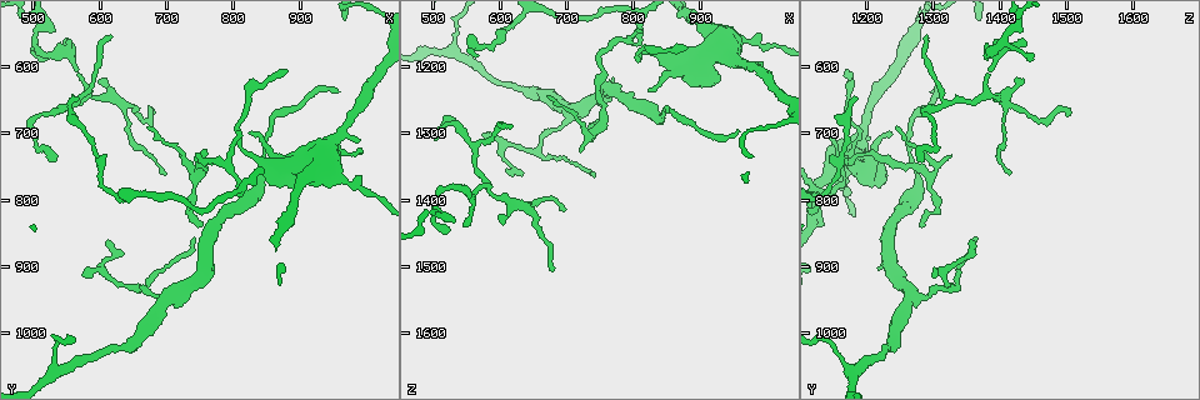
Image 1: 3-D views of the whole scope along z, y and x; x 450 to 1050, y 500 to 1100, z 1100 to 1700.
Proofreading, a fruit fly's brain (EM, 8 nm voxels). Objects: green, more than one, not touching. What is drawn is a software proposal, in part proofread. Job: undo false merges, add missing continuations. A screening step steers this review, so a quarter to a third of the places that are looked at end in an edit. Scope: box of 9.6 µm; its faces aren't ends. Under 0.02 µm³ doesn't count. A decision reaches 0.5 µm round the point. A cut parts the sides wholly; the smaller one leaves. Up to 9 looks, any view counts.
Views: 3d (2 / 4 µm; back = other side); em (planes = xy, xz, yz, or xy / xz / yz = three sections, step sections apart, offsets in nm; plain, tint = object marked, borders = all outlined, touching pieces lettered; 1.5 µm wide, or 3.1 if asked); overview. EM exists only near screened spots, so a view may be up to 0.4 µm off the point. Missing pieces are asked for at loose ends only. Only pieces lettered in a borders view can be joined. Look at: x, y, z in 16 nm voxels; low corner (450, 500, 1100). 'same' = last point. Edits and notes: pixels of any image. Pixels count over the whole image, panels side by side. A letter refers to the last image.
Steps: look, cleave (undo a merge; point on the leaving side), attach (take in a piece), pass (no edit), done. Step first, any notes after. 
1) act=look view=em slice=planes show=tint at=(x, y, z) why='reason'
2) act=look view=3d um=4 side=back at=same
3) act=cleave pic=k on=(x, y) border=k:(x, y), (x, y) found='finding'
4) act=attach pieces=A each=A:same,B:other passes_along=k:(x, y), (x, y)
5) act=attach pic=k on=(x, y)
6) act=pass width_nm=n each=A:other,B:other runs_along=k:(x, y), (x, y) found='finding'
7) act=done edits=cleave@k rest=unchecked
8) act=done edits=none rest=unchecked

act=look view=3d um=2 side=back at=(565, 650, 1185) why='tapers out'

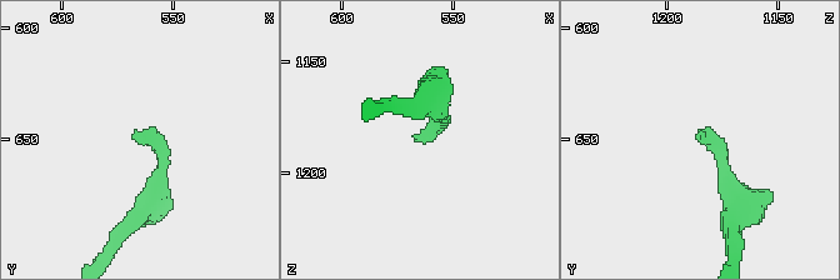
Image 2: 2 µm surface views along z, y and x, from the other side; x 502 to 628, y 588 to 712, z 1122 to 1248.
act=look view=em slice=yz step=4 show=borders at=(569, 648, 1181)

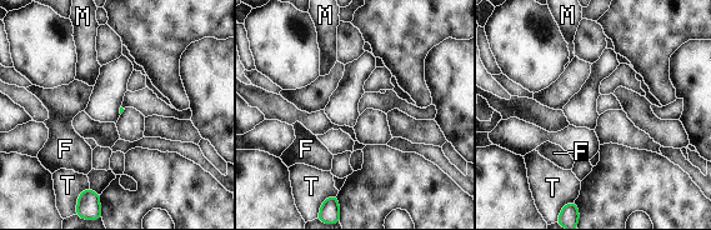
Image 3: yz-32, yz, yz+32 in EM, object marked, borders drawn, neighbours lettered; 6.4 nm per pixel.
act=look view=em slice=planes show=borders at=same why='another direction'

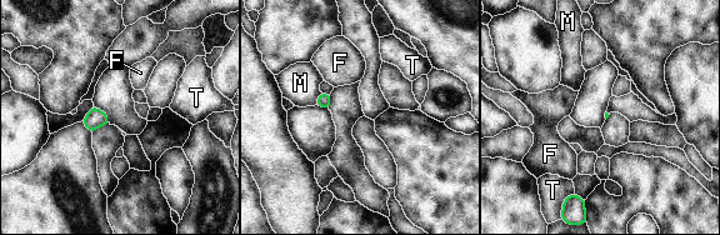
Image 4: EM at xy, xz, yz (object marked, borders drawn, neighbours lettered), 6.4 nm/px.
act=pass each=F:other,M:other,T:other border=4:(321, 93), (315, 104) found='no lettered piece goes on from it'

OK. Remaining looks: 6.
act=look view=em slice=planes show=borders at=(825, 700, 1235) why='thin end'

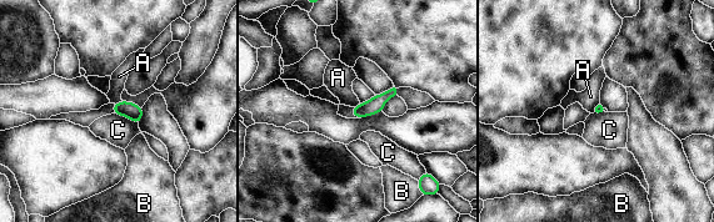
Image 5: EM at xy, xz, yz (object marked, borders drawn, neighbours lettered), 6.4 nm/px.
act=pass each=A:other,B:other,C:other runs_along=5:(394, 90), (374, 106), (356, 114) found='no lettered piece goes on from it'

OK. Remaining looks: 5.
act=look view=3d um=2 at=(740, 855, 1365) why='free end'

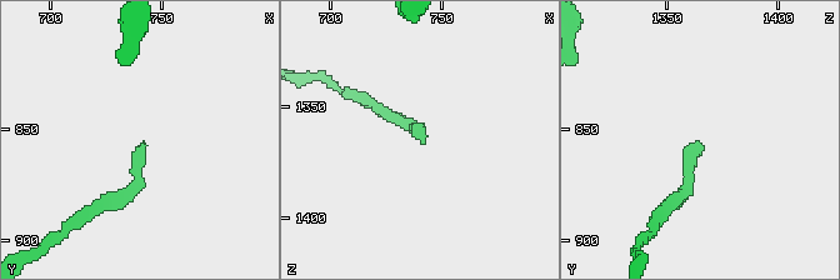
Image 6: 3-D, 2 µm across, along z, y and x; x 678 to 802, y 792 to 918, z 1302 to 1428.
act=look view=em slice=planes show=borders at=(742, 855, 1363) why='now the EM'

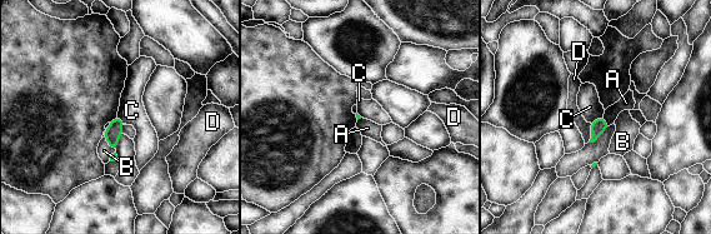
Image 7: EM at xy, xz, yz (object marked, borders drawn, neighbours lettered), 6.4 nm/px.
act=pass longest_contact=B:160nm each=A:other,B:other,C:other,D:other found='no lettered piece goes on from it'

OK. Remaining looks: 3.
act=look view=em slice=planes show=tint at=(745, 760, 1295)

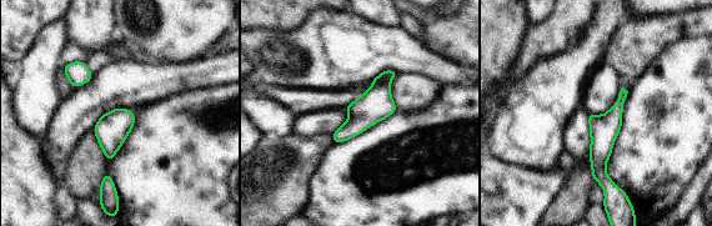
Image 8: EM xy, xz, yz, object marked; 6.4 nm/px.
act=look view=em slice=planes show=borders at=same

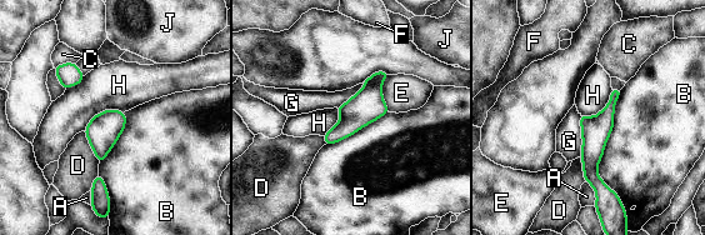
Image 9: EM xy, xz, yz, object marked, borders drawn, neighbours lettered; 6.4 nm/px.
act=pass each=A:other,B:other,C:other,D:other,E:other,F:other,G:other,H:other,J:other runs_along=9:(616, 91), (591, 151), (601, 191) found='continuous, no second neuron'

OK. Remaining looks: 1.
act=done edits=none rest=unchecked

